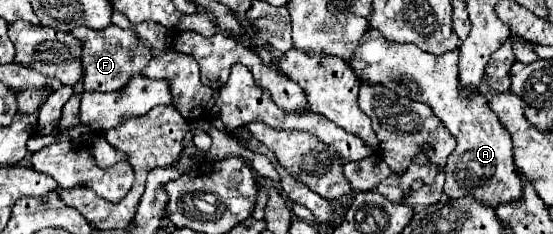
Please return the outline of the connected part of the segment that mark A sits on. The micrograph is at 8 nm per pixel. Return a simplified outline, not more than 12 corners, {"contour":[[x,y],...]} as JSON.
{"contour":[[367,31],[349,67],[427,103],[457,139],[443,193],[521,197],[511,137],[457,51],[437,57]]}

